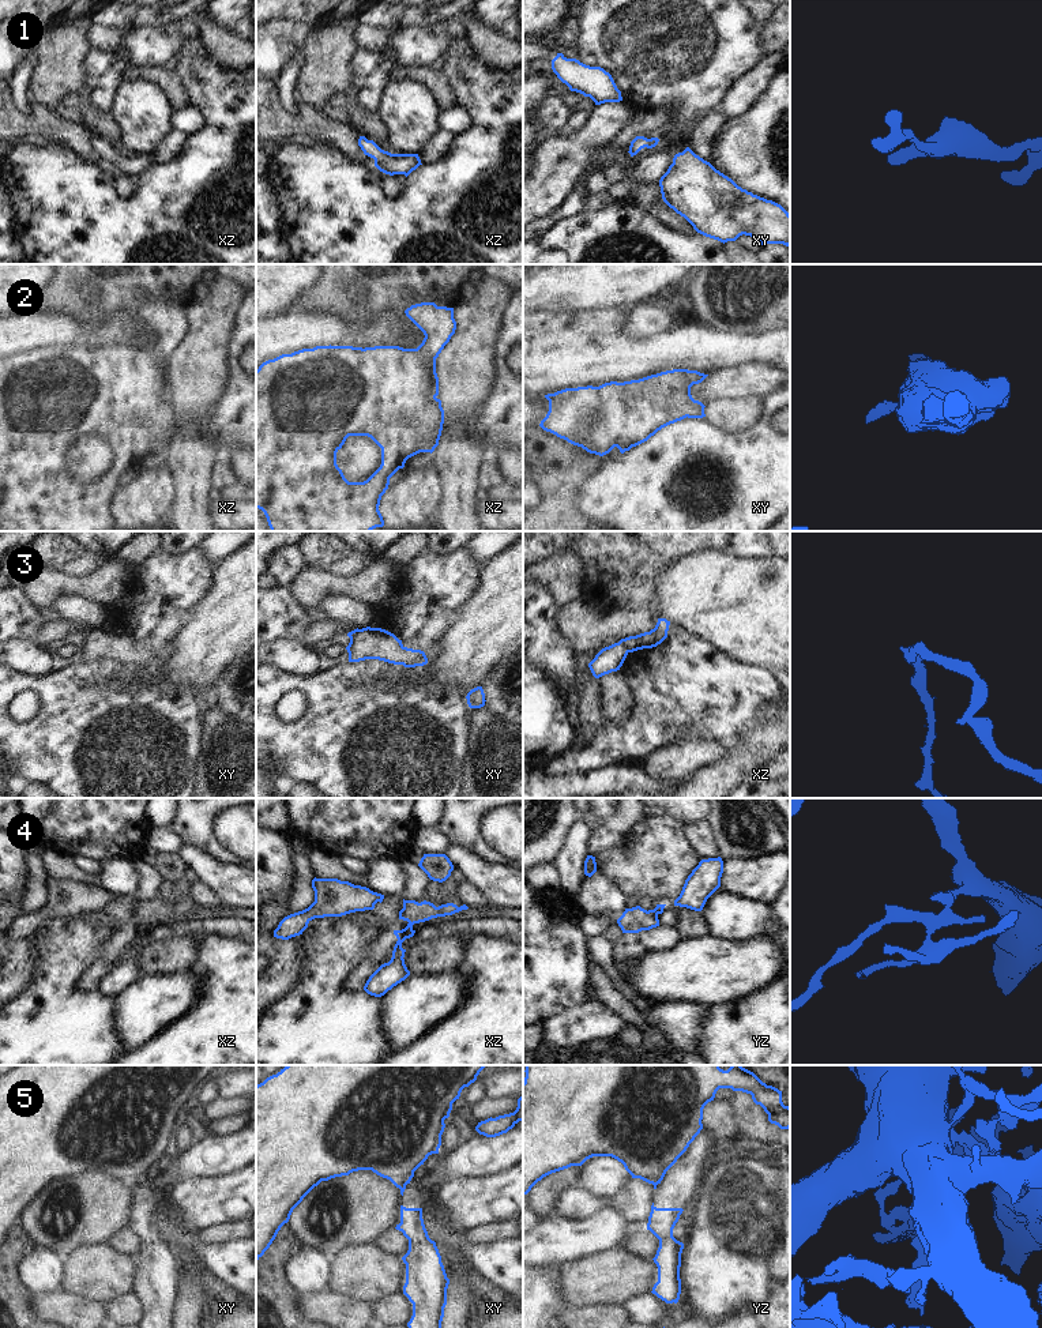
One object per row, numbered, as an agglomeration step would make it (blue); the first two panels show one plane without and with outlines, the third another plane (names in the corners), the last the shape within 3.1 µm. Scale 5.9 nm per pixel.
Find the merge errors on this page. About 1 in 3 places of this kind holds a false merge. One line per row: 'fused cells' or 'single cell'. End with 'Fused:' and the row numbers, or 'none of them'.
1: single cell
2: single cell
3: fused cells
4: fused cells
5: fused cells
Fused: 3, 4, 5

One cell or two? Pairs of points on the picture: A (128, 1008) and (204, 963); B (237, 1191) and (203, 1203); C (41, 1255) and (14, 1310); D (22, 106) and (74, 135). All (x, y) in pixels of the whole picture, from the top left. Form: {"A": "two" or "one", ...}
{"A": "two", "B": "one", "C": "two", "D": "two"}

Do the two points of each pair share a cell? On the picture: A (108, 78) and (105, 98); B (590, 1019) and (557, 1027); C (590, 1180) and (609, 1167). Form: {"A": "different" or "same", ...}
{"A": "same", "B": "same", "C": "same"}

